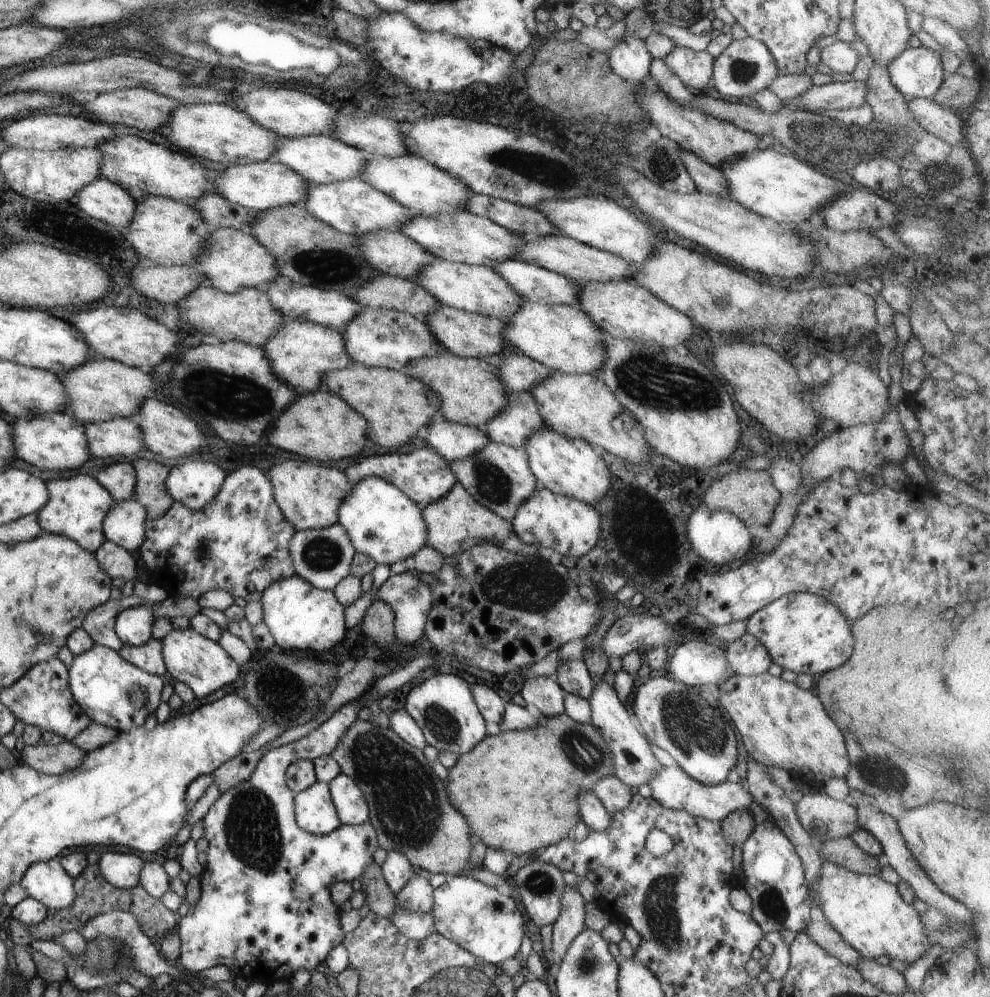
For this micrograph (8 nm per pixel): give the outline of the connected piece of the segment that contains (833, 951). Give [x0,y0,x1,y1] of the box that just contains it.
[805,916,861,969]

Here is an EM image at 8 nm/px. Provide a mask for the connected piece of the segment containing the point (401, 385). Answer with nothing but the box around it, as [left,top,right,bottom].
[321,363,441,450]

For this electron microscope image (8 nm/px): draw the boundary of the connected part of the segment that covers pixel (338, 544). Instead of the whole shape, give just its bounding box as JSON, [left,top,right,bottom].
[289,523,357,591]

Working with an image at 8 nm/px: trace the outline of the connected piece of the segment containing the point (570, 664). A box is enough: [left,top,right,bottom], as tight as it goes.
[555,658,595,699]

